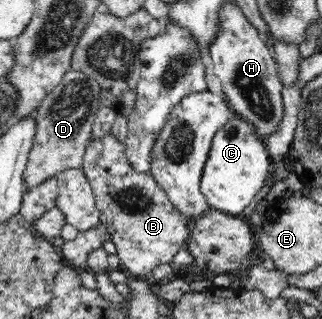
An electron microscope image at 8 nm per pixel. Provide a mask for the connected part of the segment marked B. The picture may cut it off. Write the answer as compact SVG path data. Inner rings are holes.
M110 132L99 138L92 138L86 145L81 168L91 184L95 203L100 213L100 221L106 225L110 233L111 242L119 257L120 267L123 271L127 271L130 277L148 278L153 269L159 265L171 263L175 254L186 248L192 223L173 209L172 201L169 201L169 197L157 185L150 172L139 173L133 169L126 156L125 142L119 141Z

